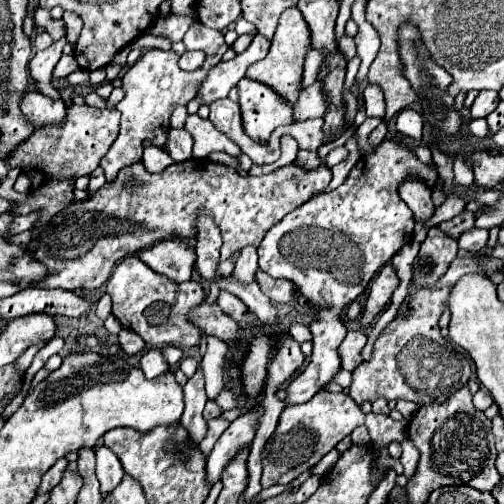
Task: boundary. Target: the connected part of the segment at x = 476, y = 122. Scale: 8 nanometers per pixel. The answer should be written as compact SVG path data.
M470 119L470 121L468 121L468 129L470 129L470 133L476 135L476 137L484 137L484 135L488 135L486 119Z

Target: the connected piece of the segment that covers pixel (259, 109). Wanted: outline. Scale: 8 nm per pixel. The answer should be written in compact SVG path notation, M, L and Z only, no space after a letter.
M240 79L240 83L236 85L238 93L240 93L240 109L242 109L242 123L244 123L244 131L256 139L258 143L266 143L270 139L270 133L280 127L280 125L290 125L296 123L294 119L294 105L290 105L286 99L282 99L272 87L260 83L260 81L252 81L252 79Z

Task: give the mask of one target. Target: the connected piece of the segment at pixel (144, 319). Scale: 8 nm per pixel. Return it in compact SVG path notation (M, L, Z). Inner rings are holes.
M136 255L120 261L108 279L106 293L112 297L112 313L122 327L138 333L148 347L164 347L168 343L190 347L200 343L200 329L190 321L190 313L204 303L204 289L196 281L174 283L144 265Z

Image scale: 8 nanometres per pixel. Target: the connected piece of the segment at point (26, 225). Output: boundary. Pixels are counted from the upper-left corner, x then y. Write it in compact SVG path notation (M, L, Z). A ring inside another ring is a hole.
M32 211L30 215L18 215L12 225L10 225L10 231L16 235L16 233L22 233L22 231L28 231L36 221L38 221L40 213L38 211Z

